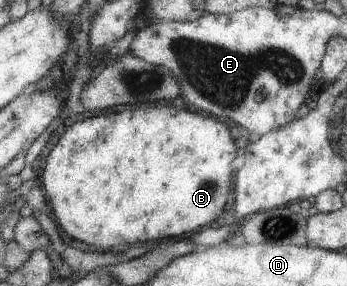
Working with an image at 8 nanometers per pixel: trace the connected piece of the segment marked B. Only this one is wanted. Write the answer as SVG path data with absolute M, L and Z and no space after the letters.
M159 102L154 104L145 104L143 108L135 110L124 109L121 112L94 115L87 120L75 122L71 124L61 138L55 144L52 144L47 156L41 182L43 183L43 192L45 198L49 202L51 212L57 220L61 230L65 234L69 234L74 240L80 240L95 246L102 251L121 251L129 245L149 242L149 240L162 240L163 238L175 238L187 232L197 231L197 228L205 227L211 220L215 220L215 216L219 216L219 212L223 210L225 202L227 202L227 194L229 194L229 162L231 158L235 158L235 144L229 136L229 130L223 122L215 120L215 117L201 116L195 112L181 108L175 103Z

